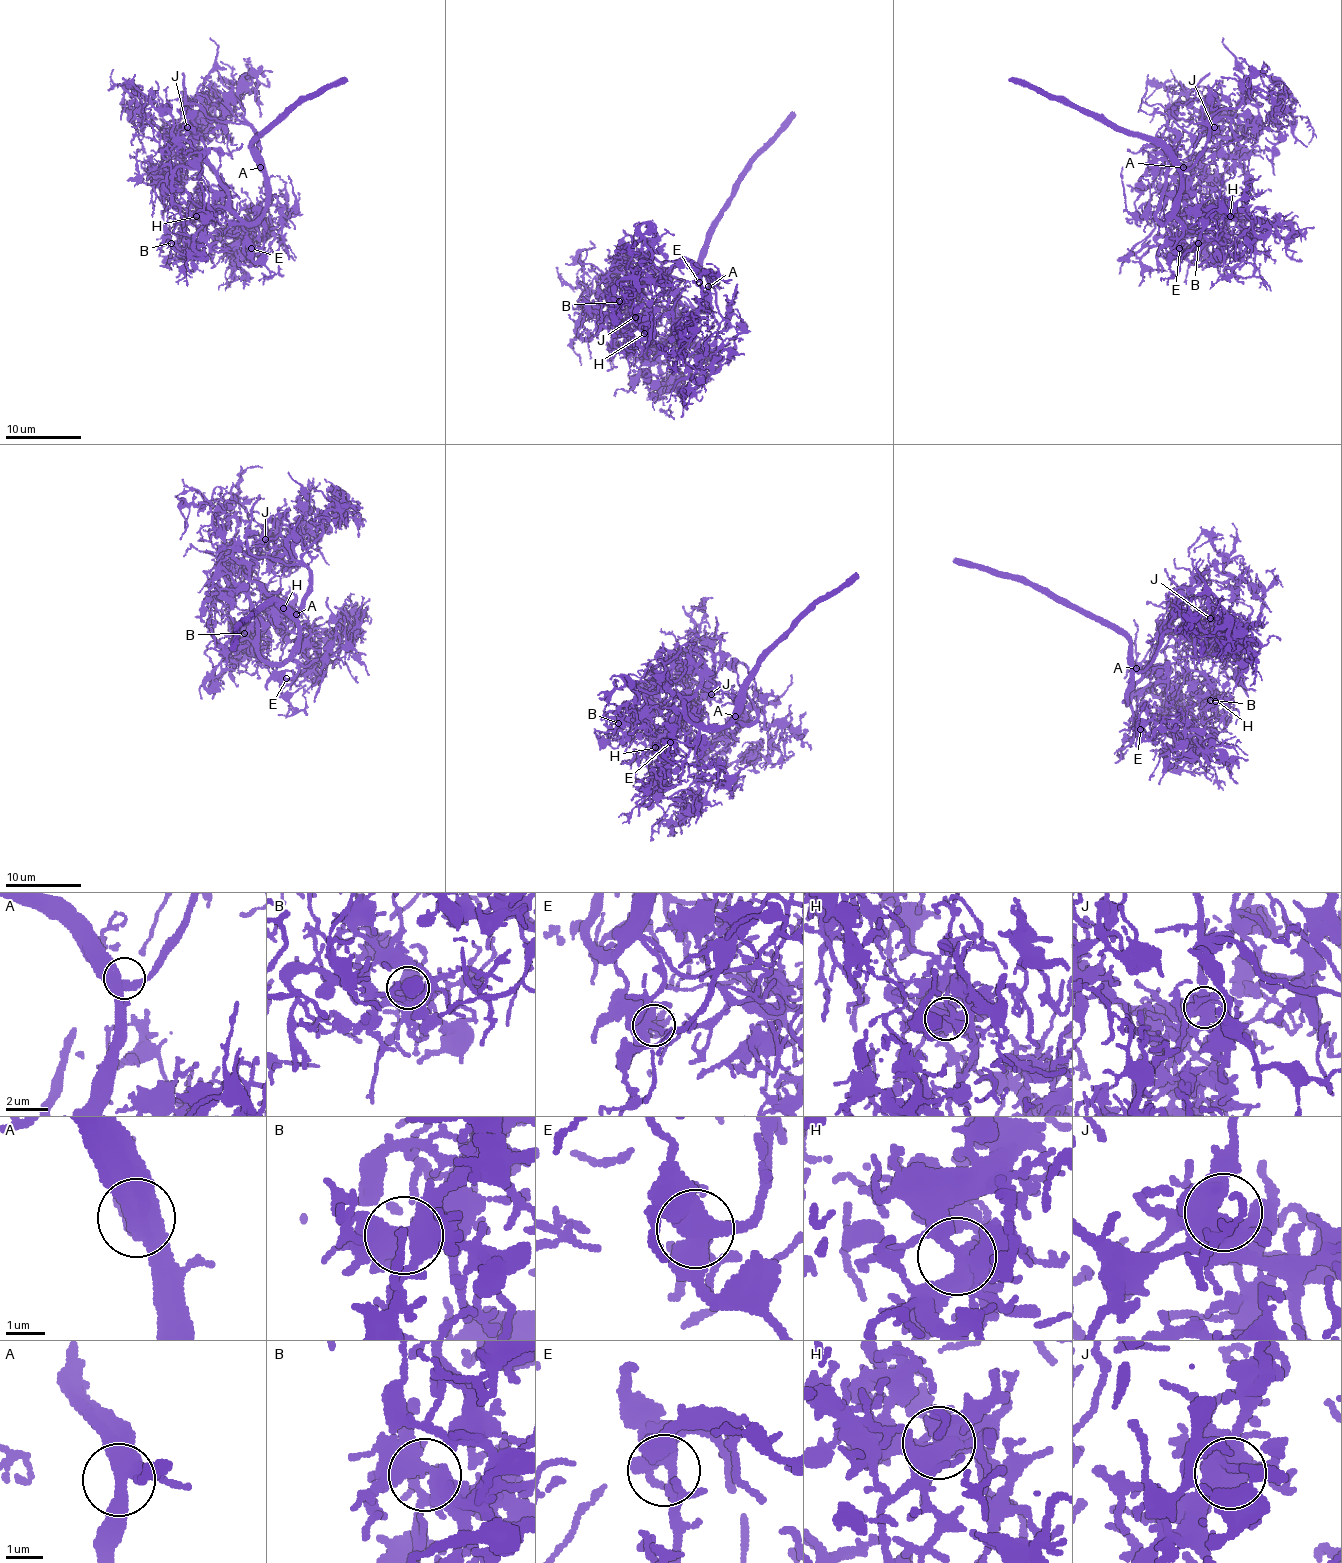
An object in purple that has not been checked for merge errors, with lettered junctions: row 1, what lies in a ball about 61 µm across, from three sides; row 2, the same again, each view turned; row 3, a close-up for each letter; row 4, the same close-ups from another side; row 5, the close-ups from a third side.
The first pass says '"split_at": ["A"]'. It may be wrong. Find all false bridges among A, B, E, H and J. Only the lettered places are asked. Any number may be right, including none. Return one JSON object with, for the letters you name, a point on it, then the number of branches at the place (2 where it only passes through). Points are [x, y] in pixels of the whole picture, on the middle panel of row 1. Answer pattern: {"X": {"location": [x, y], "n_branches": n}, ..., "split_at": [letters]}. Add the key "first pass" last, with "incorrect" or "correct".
{"split_at": [], "first pass": "incorrect"}

